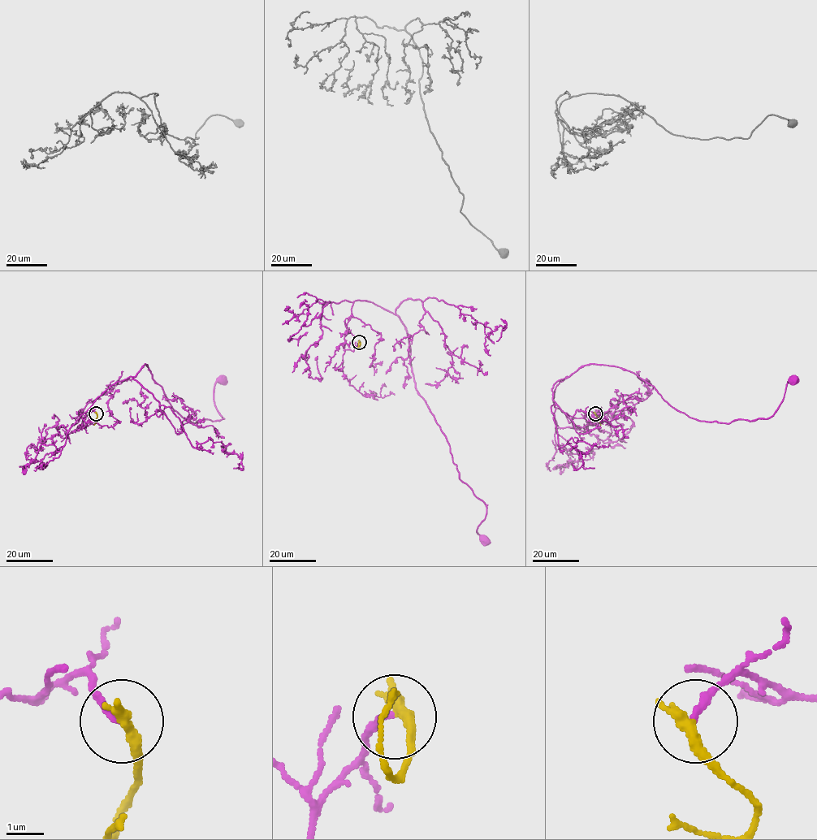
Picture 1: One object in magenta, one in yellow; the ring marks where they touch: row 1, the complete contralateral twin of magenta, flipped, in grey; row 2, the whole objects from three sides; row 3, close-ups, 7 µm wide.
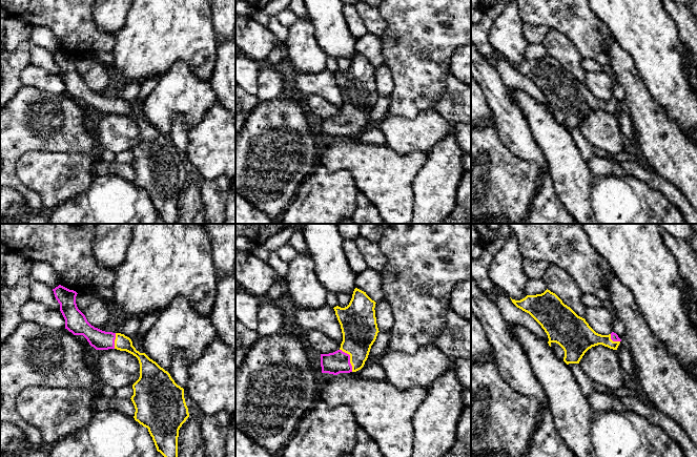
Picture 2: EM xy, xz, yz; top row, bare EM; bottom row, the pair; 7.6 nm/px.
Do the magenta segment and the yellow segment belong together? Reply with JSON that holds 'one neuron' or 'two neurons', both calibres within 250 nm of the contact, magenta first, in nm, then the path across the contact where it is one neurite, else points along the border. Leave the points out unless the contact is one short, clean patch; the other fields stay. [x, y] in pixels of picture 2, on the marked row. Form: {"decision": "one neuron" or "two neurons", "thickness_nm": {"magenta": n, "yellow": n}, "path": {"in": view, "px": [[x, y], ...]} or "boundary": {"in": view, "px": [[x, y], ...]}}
{"decision": "one neuron", "thickness_nm": {"magenta": 170, "yellow": 280}, "path": {"in": "xz", "px": [[339, 361], [349, 358], [353, 353], [360, 329]]}}

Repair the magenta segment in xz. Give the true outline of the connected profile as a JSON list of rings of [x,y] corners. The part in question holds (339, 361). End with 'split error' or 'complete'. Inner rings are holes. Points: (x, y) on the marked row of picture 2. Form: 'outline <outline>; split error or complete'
outline [[[355,288],[347,307],[333,308],[341,325],[343,341],[337,351],[321,354],[322,373],[337,375],[356,372],[364,367],[380,332],[375,304],[366,292]]]; split error

